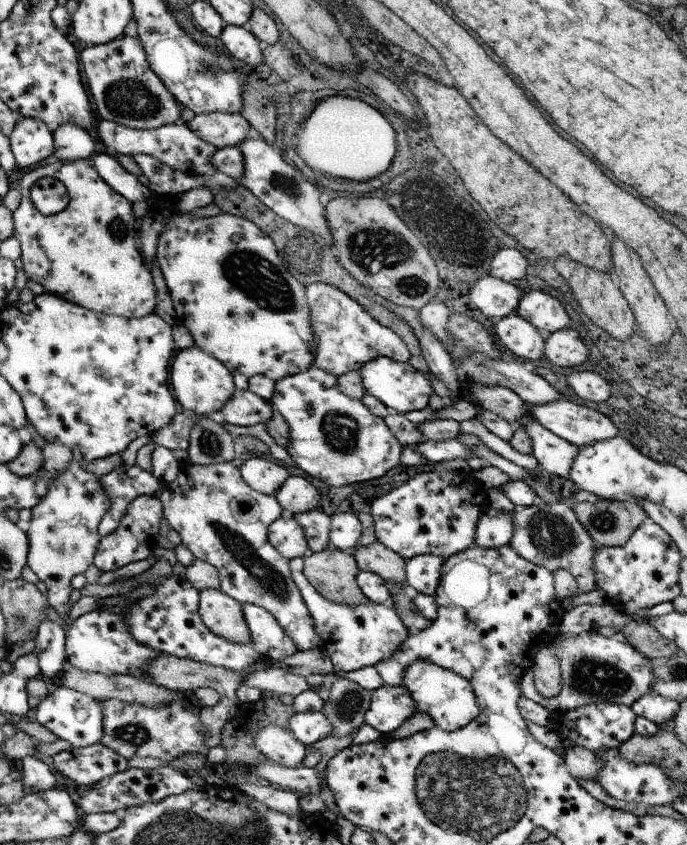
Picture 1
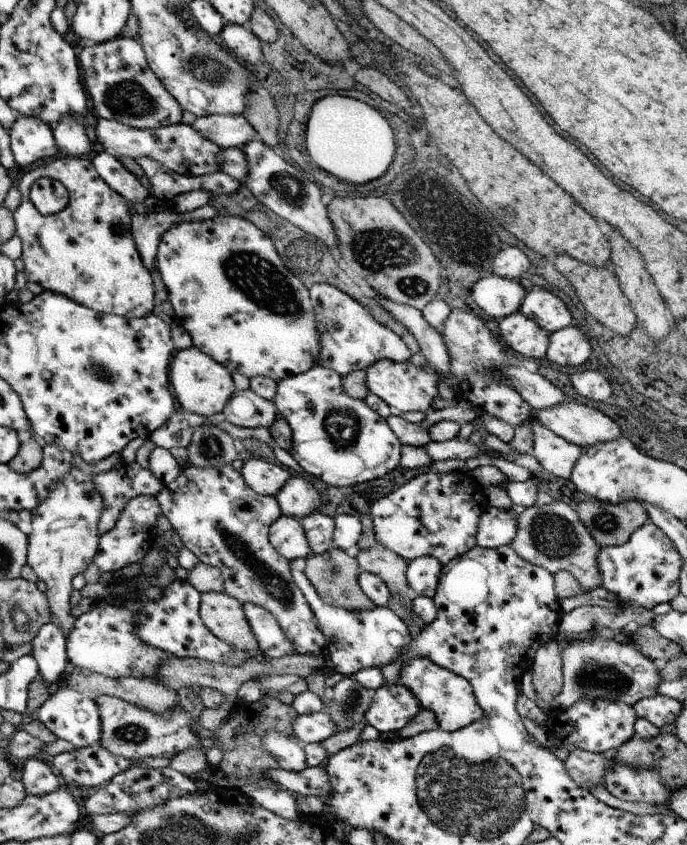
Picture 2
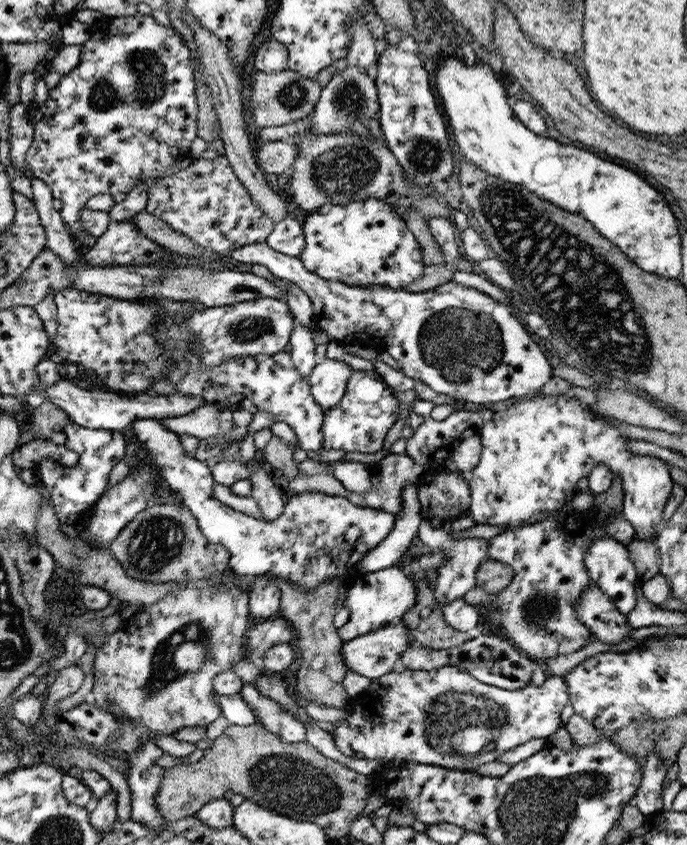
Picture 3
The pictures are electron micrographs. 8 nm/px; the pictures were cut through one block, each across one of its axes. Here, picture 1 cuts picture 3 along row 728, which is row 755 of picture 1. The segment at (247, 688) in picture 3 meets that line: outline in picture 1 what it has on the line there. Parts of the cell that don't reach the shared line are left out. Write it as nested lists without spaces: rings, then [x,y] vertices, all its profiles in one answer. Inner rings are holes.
[[[266,725],[255,738],[257,747],[276,764],[295,769],[302,766],[306,745],[300,742],[288,728]]]

